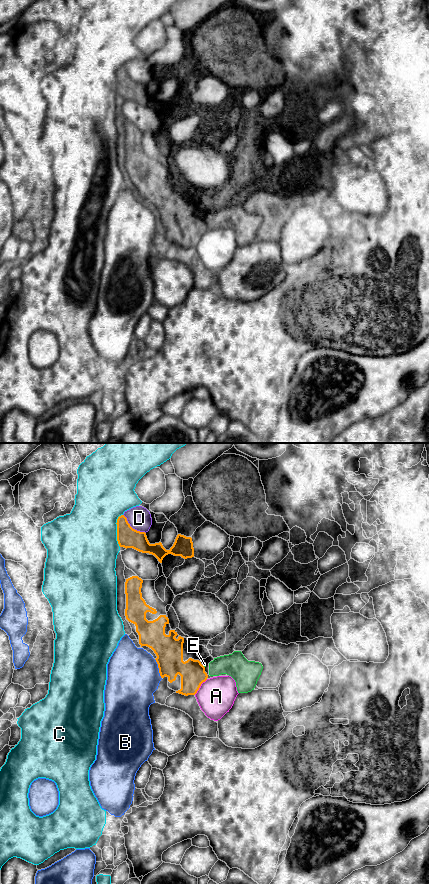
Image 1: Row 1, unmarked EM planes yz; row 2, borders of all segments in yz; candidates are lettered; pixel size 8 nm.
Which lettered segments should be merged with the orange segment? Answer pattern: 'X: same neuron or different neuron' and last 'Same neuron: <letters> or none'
A: different neuron
B: different neuron
C: different neuron
D: different neuron
E: same neuron
Same neuron: E

